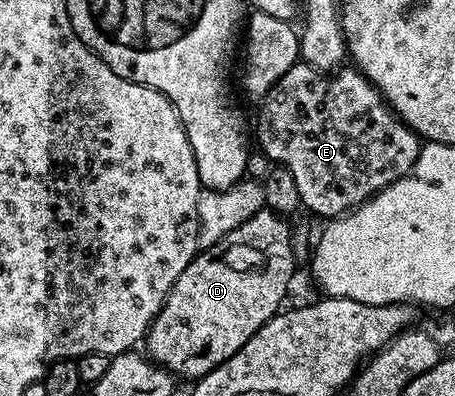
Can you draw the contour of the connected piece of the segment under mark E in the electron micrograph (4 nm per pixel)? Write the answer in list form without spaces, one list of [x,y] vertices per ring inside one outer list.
[[[299,61],[283,73],[260,100],[261,112],[255,123],[255,143],[270,160],[270,164],[286,167],[295,177],[302,208],[328,221],[348,215],[387,185],[399,181],[415,165],[423,140],[389,108],[377,86],[352,65],[342,66],[332,73],[322,73]]]

